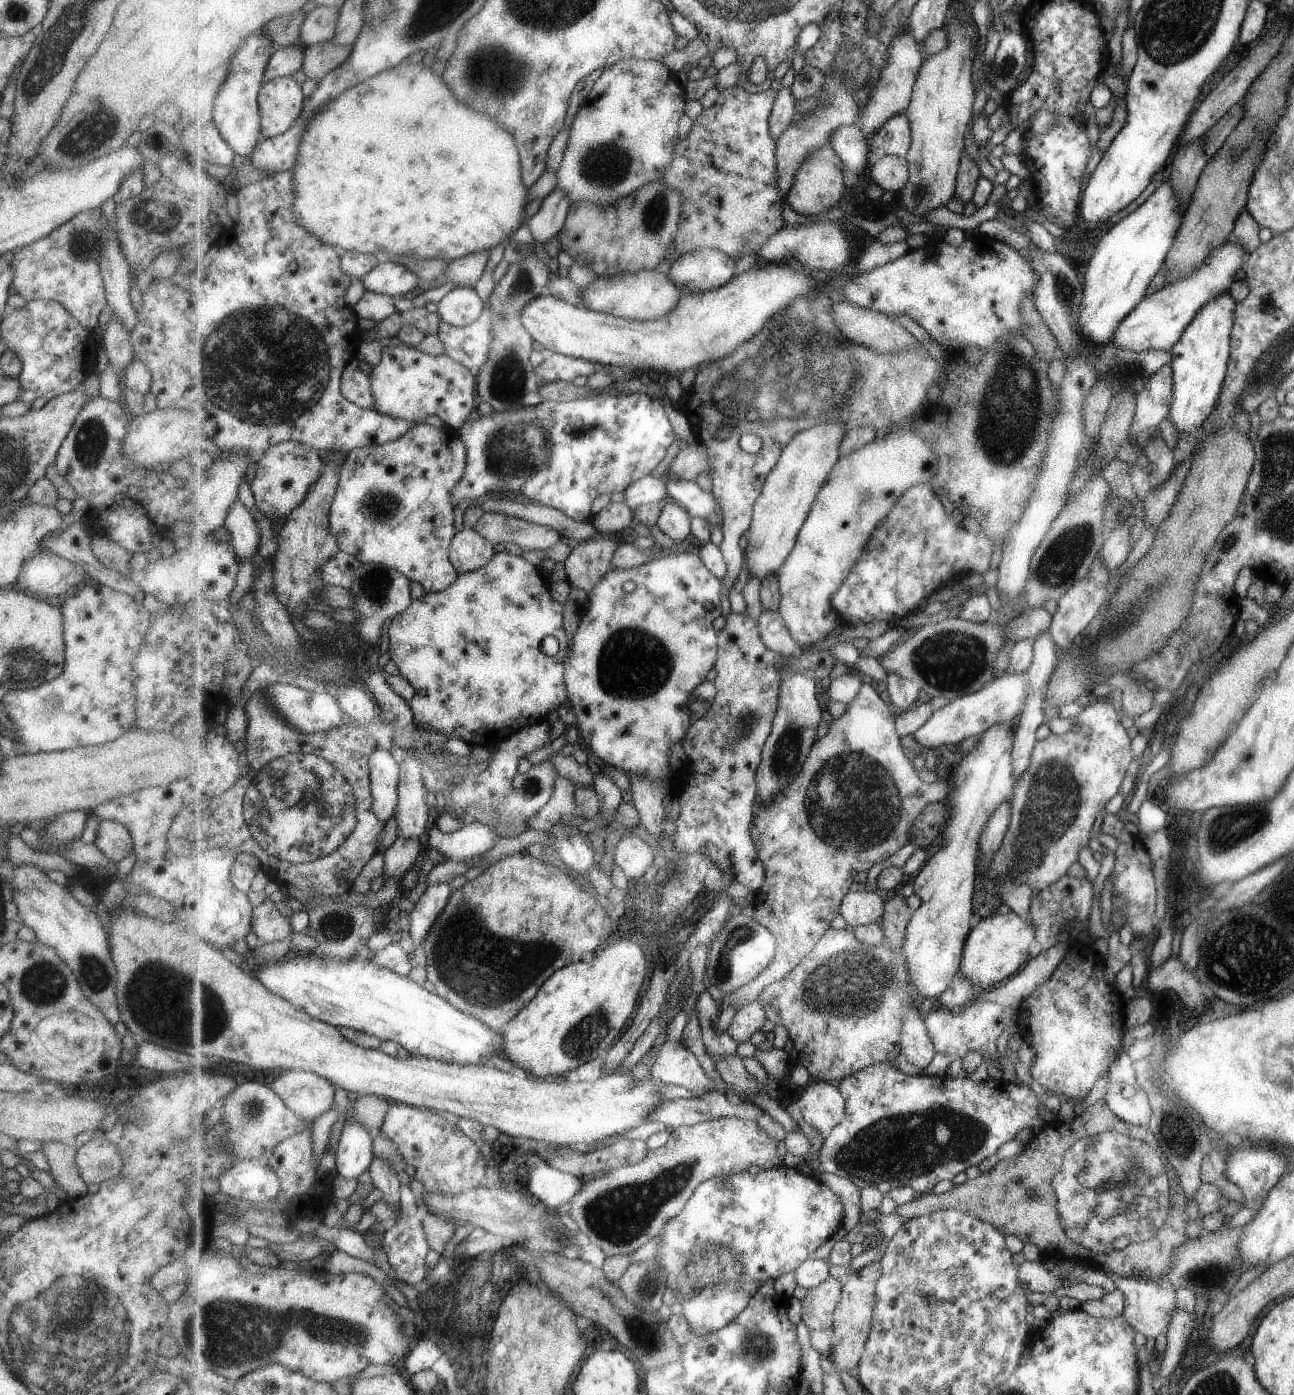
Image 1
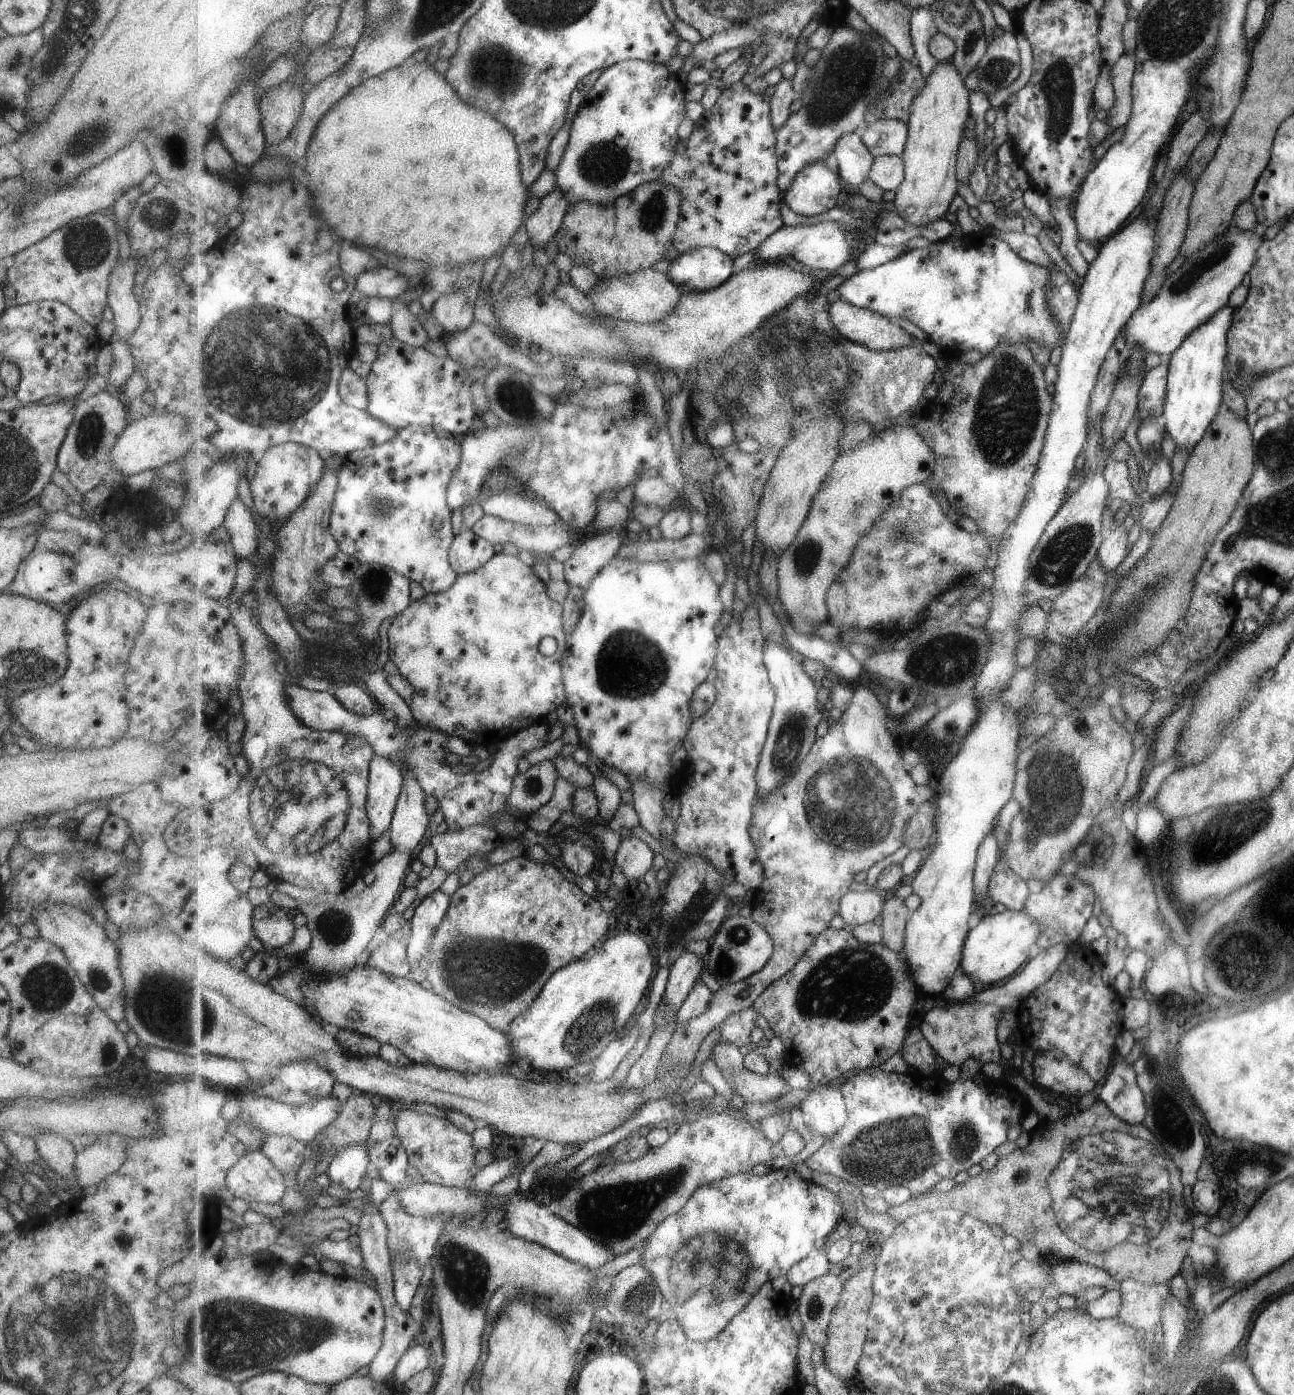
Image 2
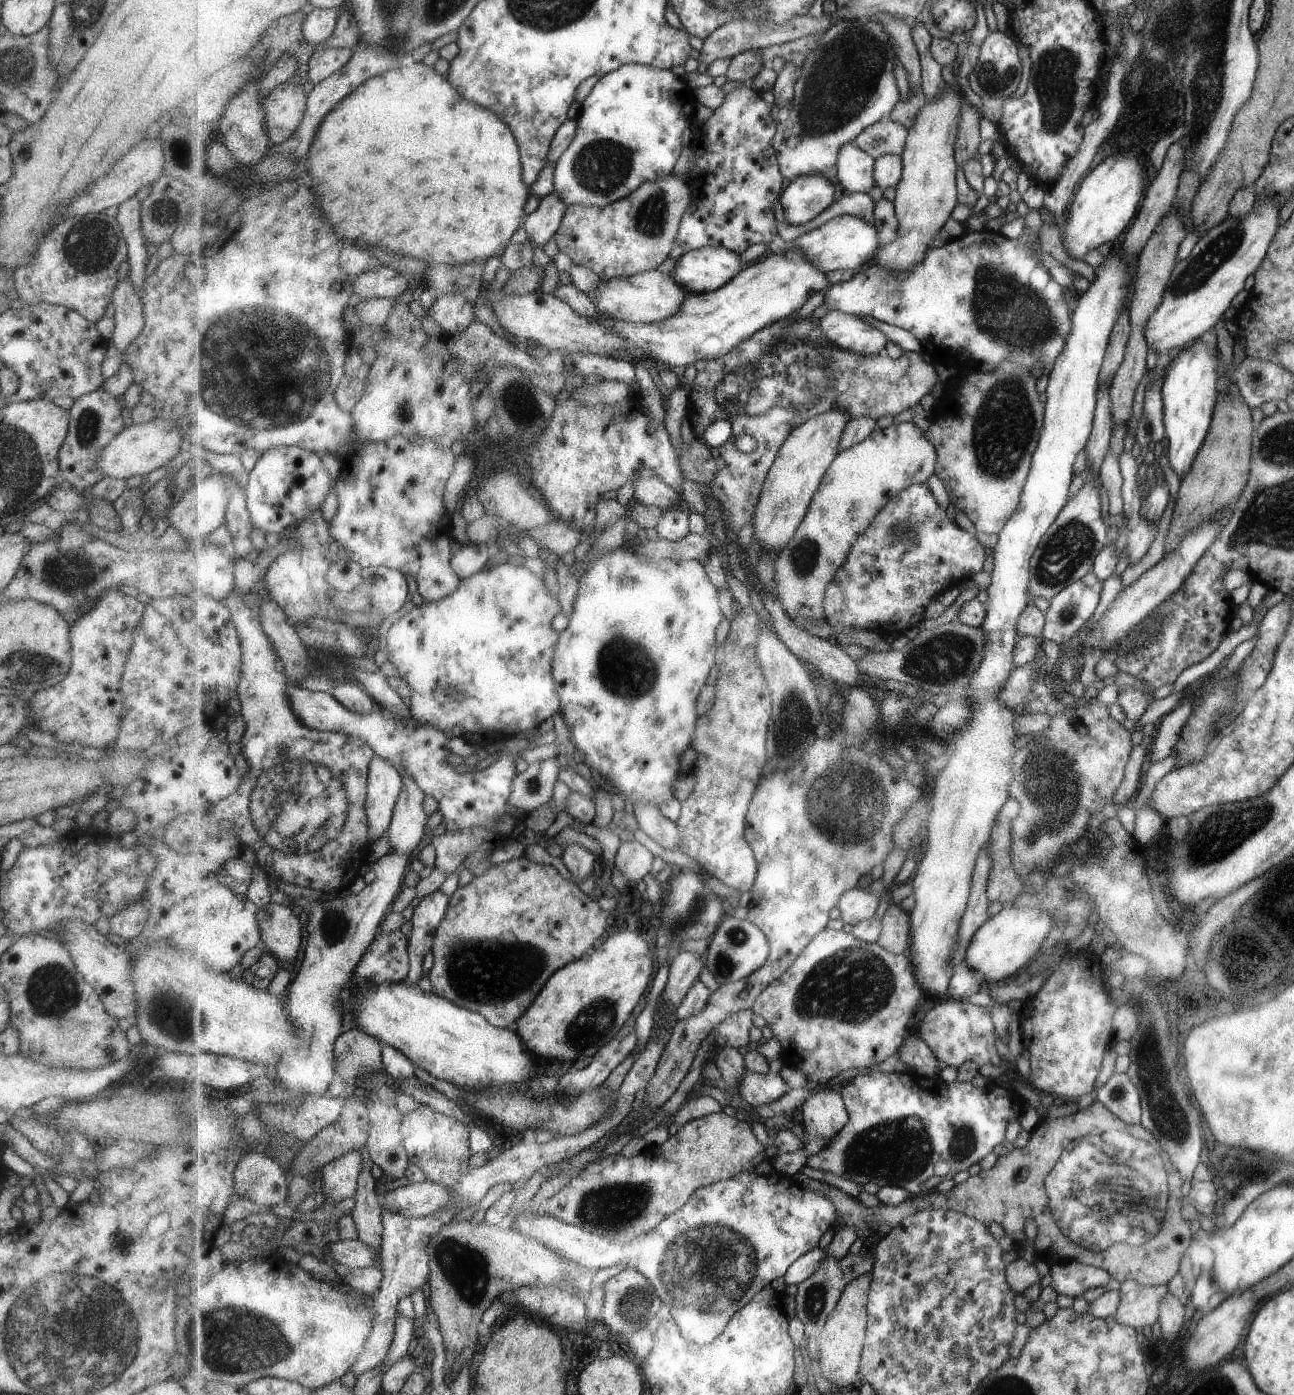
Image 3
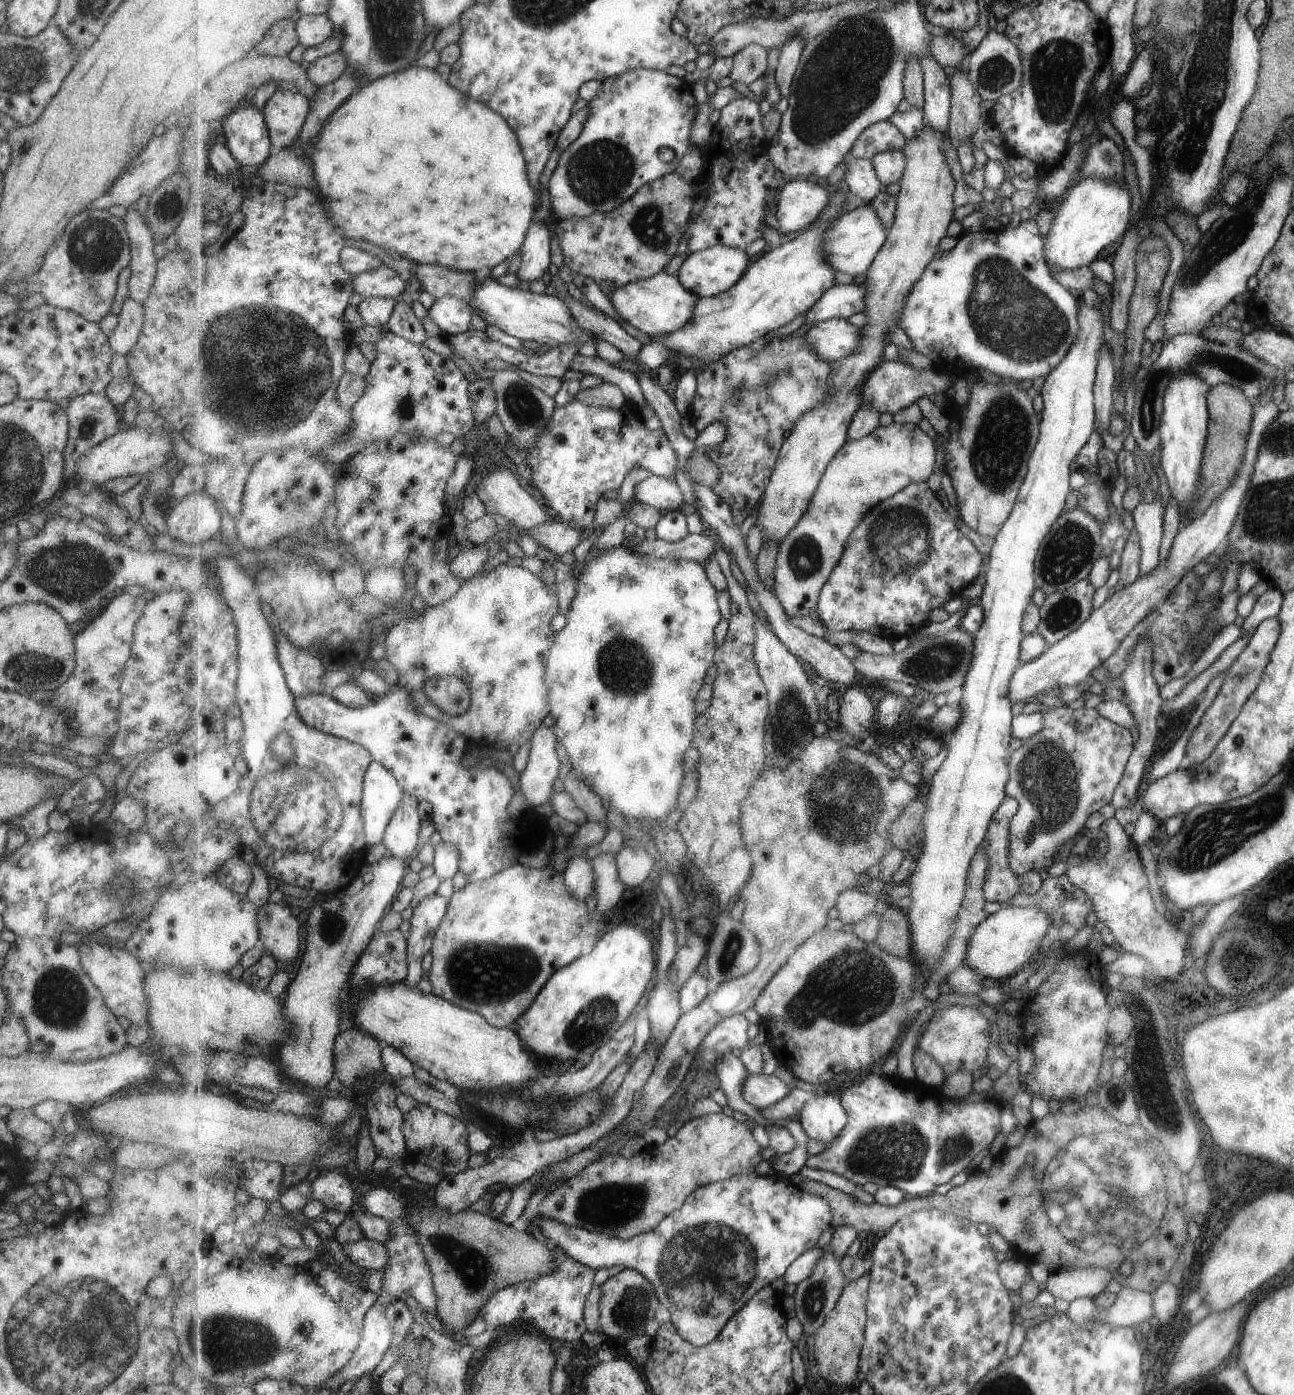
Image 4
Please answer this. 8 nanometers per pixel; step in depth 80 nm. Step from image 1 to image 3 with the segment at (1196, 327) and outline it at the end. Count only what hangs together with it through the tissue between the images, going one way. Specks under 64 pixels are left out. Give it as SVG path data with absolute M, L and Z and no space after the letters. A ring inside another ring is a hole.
M1195 338L1173 358L1161 386L1162 424L1165 441L1160 447L1167 456L1170 469L1181 481L1189 474L1197 453L1208 435L1216 398L1219 396L1216 346Z

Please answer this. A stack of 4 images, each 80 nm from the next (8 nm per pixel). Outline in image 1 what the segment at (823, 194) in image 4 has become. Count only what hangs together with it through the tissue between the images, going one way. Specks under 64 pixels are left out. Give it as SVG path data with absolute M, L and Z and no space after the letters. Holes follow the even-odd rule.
M827 142L823 148L819 148L807 157L805 162L800 165L797 172L795 185L791 191L785 195L785 202L799 215L809 217L821 215L821 212L829 212L831 208L839 207L841 198L845 196L845 179L843 175L845 166L839 157L832 150L830 143Z

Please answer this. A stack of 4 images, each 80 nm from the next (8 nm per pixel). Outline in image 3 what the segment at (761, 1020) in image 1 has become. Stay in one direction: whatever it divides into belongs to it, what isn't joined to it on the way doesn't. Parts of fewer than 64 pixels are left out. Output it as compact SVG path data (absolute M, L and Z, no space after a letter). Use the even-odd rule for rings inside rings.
M752 1009L731 1014L720 1026L715 1029L715 1041L721 1048L743 1048L752 1046L749 1042L749 1032L753 1028Z

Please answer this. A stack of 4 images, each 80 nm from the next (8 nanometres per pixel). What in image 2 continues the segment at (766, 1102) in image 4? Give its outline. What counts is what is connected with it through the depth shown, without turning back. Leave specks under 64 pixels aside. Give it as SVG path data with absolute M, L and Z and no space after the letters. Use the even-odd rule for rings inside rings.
M746 1067L735 1070L735 1074L728 1079L733 1093L743 1097L745 1104L771 1102L784 1097L792 1090L780 1073L761 1075Z

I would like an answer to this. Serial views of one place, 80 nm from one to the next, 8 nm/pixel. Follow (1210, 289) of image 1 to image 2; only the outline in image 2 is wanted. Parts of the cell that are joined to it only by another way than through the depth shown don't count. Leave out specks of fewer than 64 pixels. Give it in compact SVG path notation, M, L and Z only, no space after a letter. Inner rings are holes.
M1231 223L1225 233L1185 258L1180 267L1162 280L1153 298L1140 305L1125 322L1123 338L1130 350L1171 354L1192 328L1208 321L1220 306L1227 304L1229 293L1240 284L1242 276L1255 262L1256 250L1263 241L1262 234L1260 225L1250 231L1242 231Z

